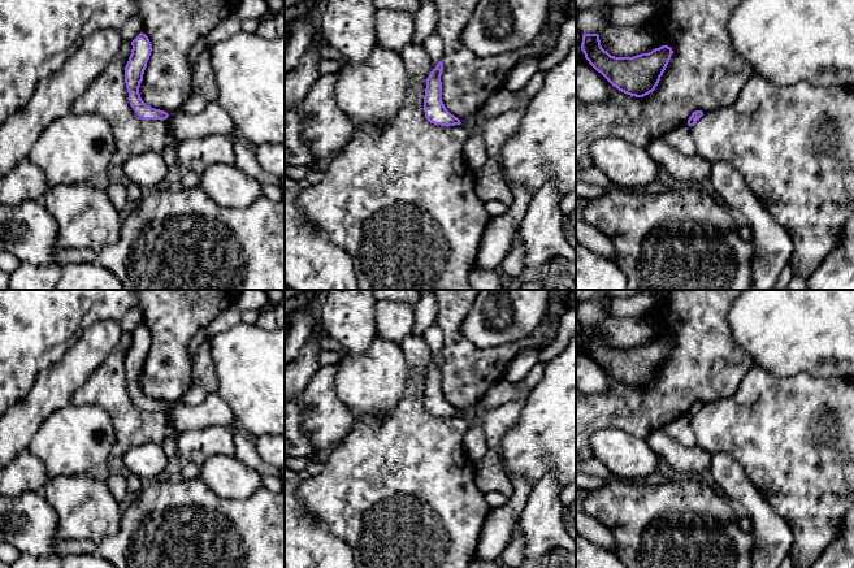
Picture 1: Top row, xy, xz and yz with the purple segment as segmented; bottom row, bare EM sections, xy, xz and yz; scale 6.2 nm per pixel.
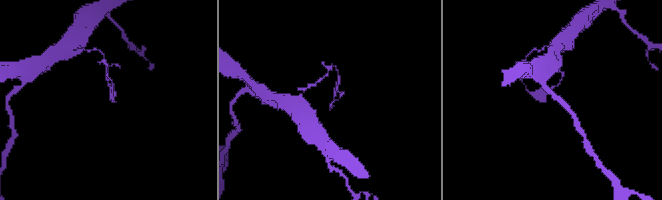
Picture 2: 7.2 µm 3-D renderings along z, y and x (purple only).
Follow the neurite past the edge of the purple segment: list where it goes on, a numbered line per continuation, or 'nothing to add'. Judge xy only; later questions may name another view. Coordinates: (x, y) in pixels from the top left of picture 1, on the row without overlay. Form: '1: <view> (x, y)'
nothing to add

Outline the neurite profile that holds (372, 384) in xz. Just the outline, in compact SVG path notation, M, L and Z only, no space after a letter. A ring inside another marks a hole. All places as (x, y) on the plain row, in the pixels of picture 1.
M377 337L364 354L341 359L335 376L335 391L346 406L357 412L356 420L365 416L381 419L399 403L406 389L406 380L407 365L400 344Z

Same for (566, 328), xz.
M568 308L564 315L558 320L555 341L541 348L538 363L547 364L556 357L569 343L569 339L576 333L576 308Z

